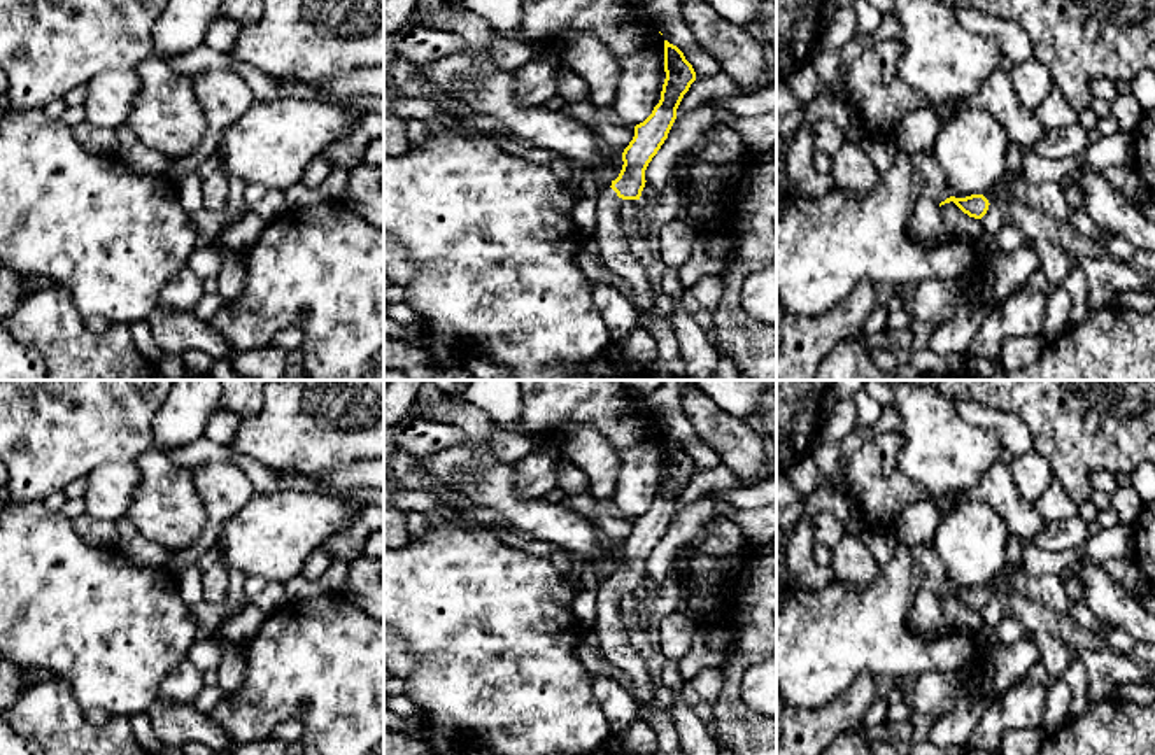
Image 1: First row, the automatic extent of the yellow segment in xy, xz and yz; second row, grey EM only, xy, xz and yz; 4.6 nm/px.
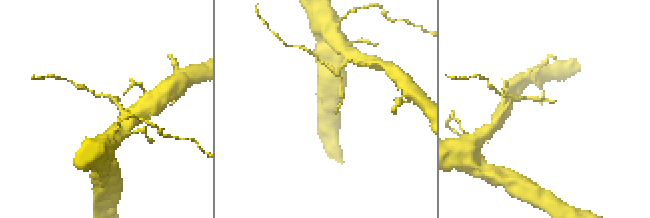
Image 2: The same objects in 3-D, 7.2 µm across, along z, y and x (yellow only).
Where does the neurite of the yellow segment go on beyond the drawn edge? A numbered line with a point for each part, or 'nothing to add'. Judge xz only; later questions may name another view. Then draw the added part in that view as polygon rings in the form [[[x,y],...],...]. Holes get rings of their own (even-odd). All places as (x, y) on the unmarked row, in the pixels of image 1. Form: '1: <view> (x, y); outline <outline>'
1: xz (609, 633); outline [[[612,580],[599,583],[596,622],[589,638],[598,645],[606,662],[633,680],[638,699],[650,709],[650,727],[657,734],[657,750],[652,755],[684,755],[670,711],[655,706],[657,690],[652,674],[641,655],[629,645],[629,636],[622,625],[622,594]]]

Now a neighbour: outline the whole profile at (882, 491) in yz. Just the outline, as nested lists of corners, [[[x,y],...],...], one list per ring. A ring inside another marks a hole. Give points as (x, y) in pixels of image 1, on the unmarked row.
[[[878,433],[850,457],[847,475],[855,494],[855,513],[868,531],[894,531],[901,512],[917,501],[931,499],[948,515],[966,499],[962,494],[925,494],[899,471],[899,452],[897,433]]]

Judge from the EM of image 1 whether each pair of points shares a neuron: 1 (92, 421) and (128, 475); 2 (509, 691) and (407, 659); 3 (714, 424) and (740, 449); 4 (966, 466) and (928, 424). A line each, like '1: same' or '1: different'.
1: different
2: different
3: same
4: same

